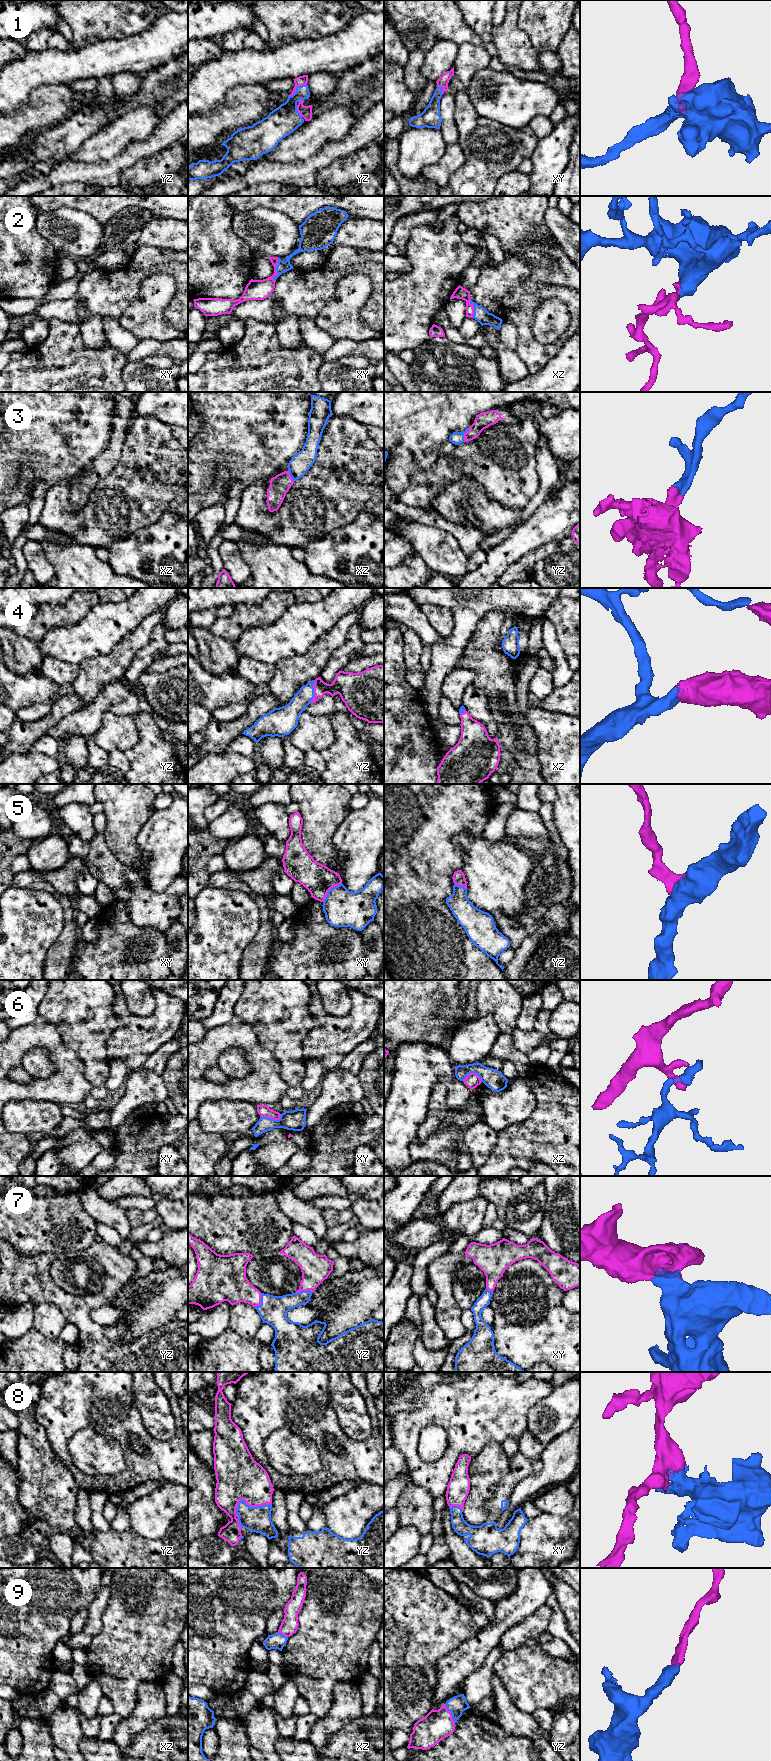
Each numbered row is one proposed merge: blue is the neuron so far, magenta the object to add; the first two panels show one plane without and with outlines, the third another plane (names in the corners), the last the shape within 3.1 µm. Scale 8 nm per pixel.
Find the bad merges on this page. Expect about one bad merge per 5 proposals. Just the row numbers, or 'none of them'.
6

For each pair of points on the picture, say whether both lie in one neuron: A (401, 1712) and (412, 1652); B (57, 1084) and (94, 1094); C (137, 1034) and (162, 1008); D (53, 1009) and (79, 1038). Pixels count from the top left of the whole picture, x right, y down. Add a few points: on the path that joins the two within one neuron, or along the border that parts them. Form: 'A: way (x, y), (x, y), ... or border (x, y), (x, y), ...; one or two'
A: way (401, 1697), (401, 1667); one
B: border (93, 1087), (83, 1102); two
C: way (147, 1034), (162, 1022), (162, 1018); one
D: way (61, 1013), (78, 1030); one

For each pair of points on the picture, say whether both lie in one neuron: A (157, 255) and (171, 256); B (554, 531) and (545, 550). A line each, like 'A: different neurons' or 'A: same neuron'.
A: same neuron
B: different neurons

